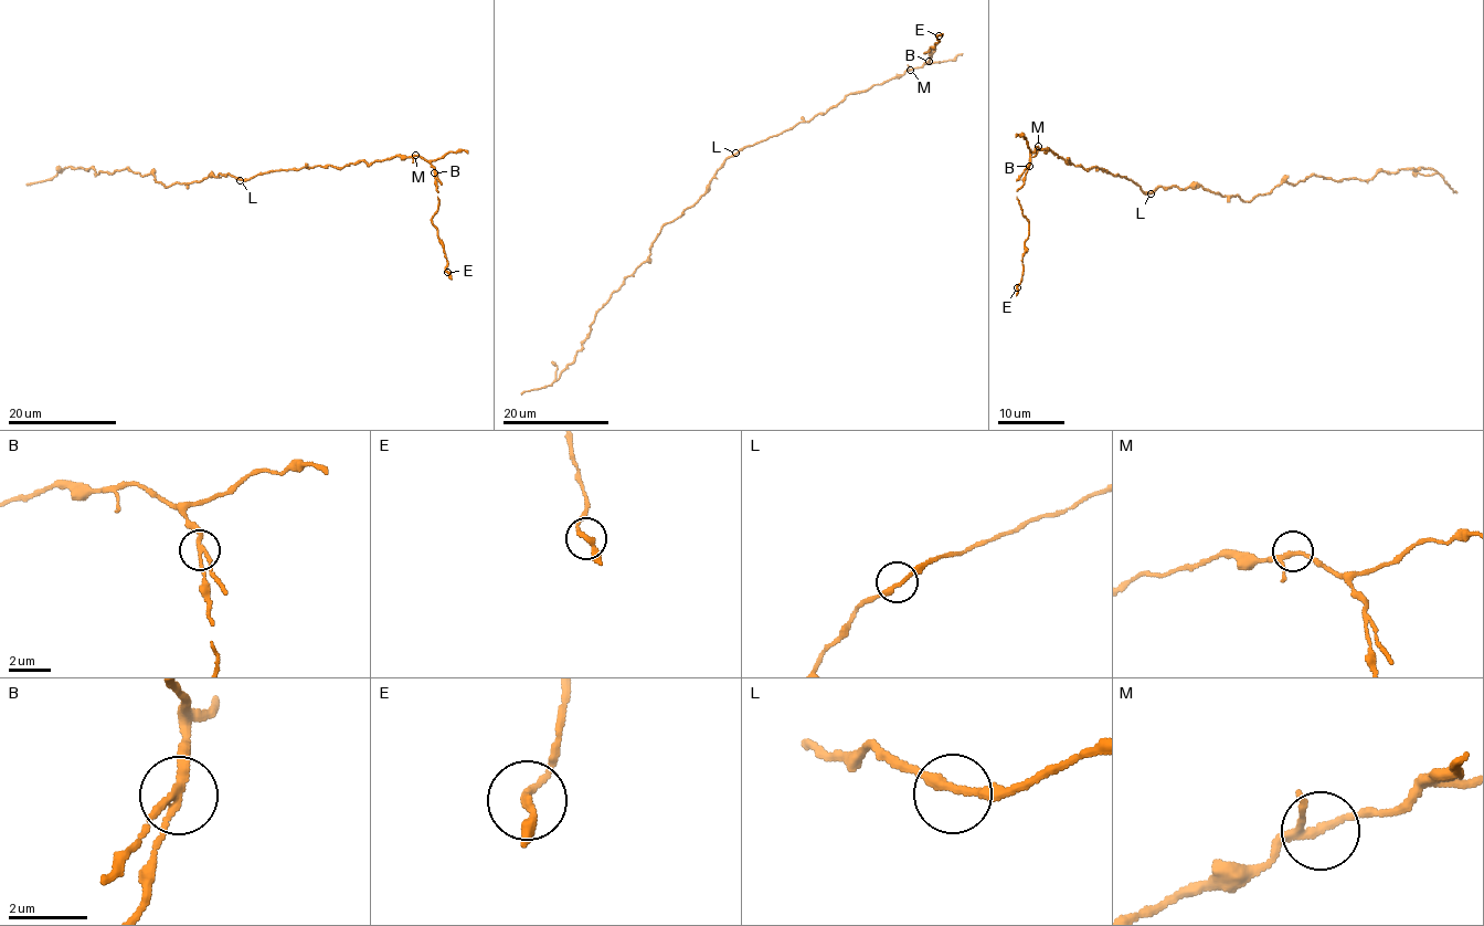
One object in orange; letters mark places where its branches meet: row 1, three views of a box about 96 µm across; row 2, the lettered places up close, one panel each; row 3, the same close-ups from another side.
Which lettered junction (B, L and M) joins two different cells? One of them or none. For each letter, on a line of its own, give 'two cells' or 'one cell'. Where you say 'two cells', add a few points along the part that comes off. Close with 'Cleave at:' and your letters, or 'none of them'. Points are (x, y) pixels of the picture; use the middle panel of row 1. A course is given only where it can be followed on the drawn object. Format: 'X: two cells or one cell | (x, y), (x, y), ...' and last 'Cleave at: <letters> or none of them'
B: two cells | (929, 60), (932, 46), (924, 52), (930, 51), (942, 34)
L: one cell
M: one cell
Cleave at: B

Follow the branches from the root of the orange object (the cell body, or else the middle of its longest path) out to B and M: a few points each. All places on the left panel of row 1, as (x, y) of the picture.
B: (241, 179), (274, 170), (331, 165), (339, 168), (358, 161), (370, 164), (396, 156), (421, 156), (434, 172)
M: (241, 179), (274, 170), (331, 165), (339, 168), (358, 161), (370, 164), (415, 155)

